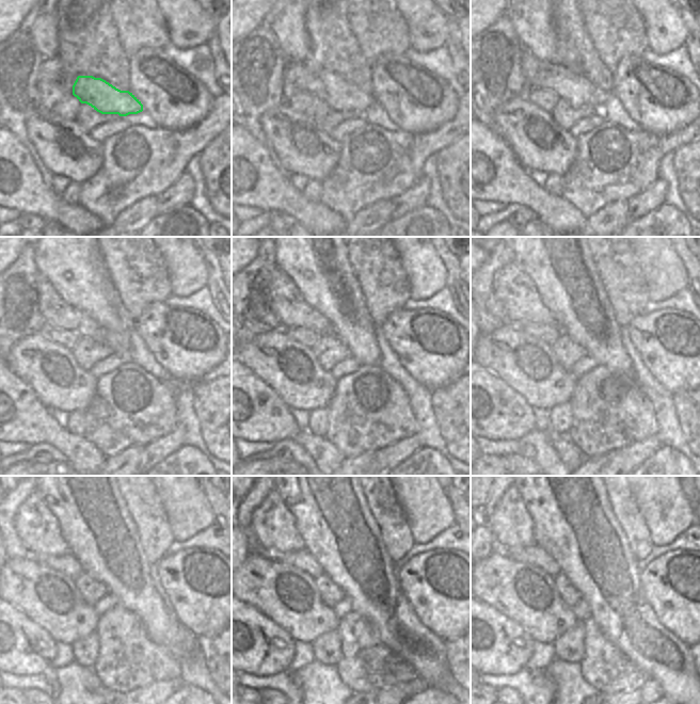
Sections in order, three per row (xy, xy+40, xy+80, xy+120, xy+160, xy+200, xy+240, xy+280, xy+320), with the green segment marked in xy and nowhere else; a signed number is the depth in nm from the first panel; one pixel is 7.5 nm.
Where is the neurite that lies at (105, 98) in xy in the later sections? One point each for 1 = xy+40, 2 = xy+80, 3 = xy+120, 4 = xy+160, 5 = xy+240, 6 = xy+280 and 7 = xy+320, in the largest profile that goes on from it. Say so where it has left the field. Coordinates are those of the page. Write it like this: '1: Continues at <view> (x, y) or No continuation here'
1: Continues at xy+40 (341, 95)
2: Continues at xy+80 (575, 89)
3: Continues at xy+120 (58, 315)
4: Continues at xy+160 (287, 303)
5: Continues at xy+240 (36, 527)
6: Continues at xy+280 (272, 526)
7: Continues at xy+320 (511, 525)

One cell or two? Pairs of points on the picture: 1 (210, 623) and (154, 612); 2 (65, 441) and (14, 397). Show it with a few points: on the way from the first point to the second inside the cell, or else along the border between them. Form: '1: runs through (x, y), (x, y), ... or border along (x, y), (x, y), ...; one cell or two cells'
1: border along (171, 608), (177, 620), (194, 634); two cells
2: runs through (52, 434), (27, 410); one cell

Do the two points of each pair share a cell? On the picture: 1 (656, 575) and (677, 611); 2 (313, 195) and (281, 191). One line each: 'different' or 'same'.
1: same
2: different

